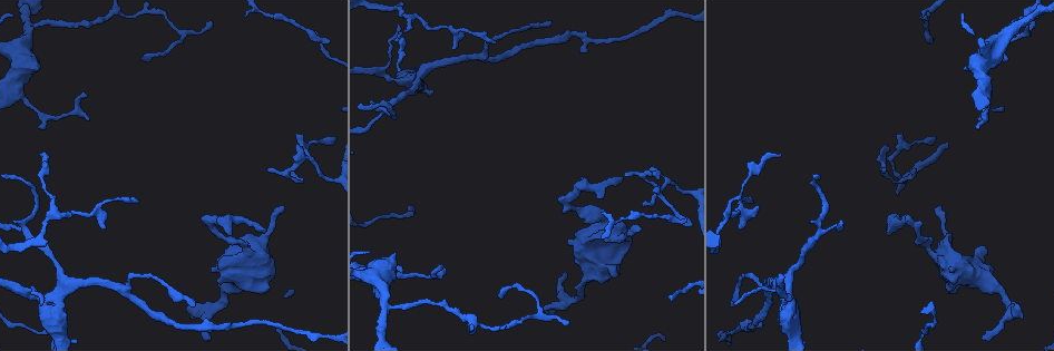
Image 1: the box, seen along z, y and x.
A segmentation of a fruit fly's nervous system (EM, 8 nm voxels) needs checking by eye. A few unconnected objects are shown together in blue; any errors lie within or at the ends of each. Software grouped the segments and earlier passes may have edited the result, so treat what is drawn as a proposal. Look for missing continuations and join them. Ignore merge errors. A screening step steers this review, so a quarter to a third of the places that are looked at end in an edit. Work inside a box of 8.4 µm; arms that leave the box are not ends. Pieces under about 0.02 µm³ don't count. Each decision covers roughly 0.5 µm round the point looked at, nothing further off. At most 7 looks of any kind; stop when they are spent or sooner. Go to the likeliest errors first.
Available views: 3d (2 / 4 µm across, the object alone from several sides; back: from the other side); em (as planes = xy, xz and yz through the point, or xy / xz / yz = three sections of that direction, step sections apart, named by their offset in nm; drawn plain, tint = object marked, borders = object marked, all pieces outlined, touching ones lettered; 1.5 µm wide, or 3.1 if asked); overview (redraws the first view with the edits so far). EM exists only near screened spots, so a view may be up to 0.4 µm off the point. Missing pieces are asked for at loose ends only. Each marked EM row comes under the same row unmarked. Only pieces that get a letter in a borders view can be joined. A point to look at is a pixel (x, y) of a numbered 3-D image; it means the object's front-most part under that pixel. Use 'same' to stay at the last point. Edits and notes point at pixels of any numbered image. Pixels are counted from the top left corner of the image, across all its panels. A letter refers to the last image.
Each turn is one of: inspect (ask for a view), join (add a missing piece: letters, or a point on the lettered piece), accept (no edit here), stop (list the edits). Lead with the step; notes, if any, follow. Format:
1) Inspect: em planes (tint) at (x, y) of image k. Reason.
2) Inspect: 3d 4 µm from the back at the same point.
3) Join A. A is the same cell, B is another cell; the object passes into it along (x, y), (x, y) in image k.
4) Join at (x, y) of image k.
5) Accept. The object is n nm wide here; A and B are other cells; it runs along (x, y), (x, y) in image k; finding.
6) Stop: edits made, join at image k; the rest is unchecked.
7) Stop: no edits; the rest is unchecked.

Inspect: em xz step 4 (borders) at (620, 179) of image 1. End of a long branch.

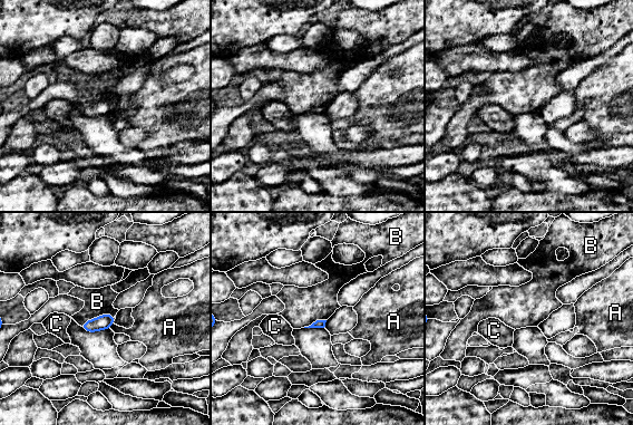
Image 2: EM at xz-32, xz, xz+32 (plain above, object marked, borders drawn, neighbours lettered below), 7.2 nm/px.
Accept. A, B and C are other cells; a border runs along (113, 322), (109, 327) in image 2; no lettered piece goes on from it.

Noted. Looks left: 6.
Inspect: em xy step 8 (borders) at (135, 201) of image 1. Thin end.

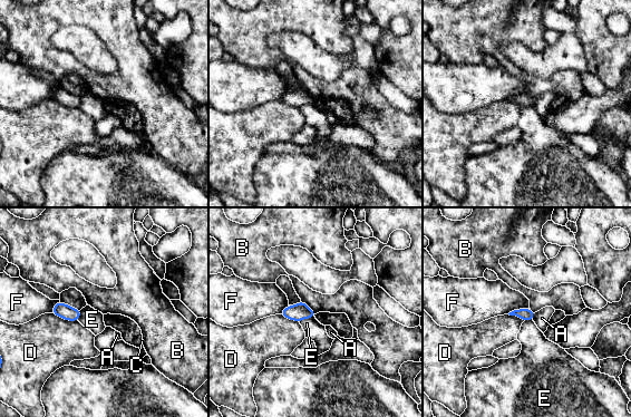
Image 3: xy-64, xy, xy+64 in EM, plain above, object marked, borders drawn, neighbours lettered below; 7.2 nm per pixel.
Inspect: em planes (borders) at the same point.

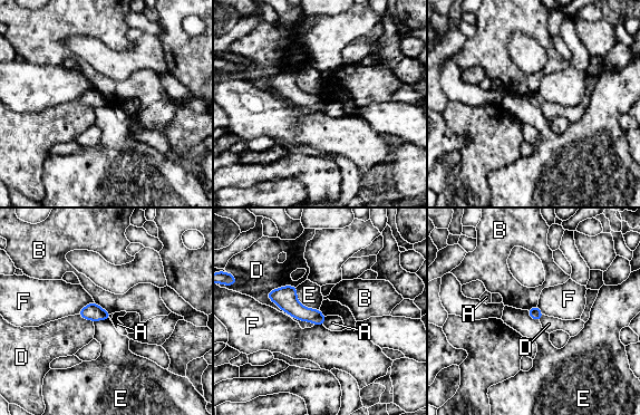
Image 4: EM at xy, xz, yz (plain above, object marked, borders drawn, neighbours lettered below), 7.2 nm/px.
Accept. The object is 90 nm wide here; A, B, D, E and F are other cells; a border runs along (296, 287), (302, 305), (319, 309) in image 4; no lettered piece goes on from it.

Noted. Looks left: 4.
Inspect: 3d 2 µm at (194, 305) of image 1. Branch stops here.

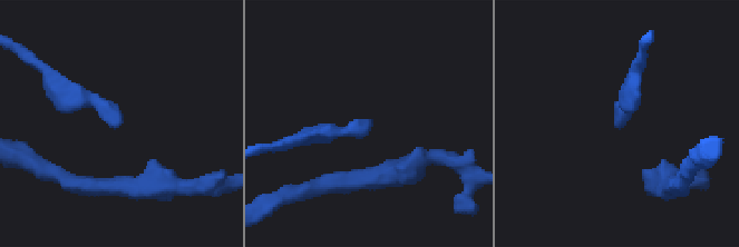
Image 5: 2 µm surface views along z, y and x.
Inspect: em 3.1 µm planes (borders) at (119, 125) of image 5. Now the EM.

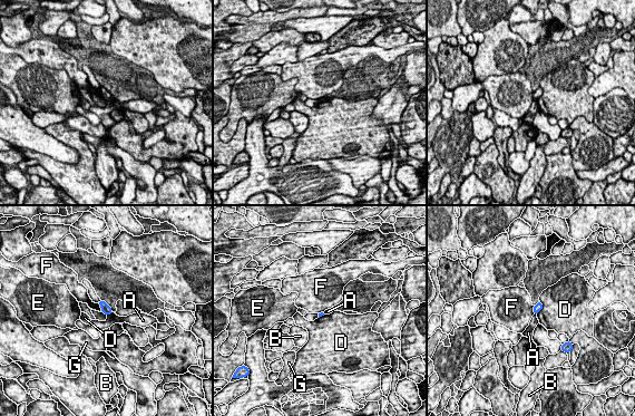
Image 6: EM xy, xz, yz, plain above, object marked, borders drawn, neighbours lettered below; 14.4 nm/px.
Accept. A, B, D, E, F and G are other cells; a border runs along (111, 311), (106, 315) in image 6; none of them fits.

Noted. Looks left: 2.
Stop: no edits; the rest is unchecked.

